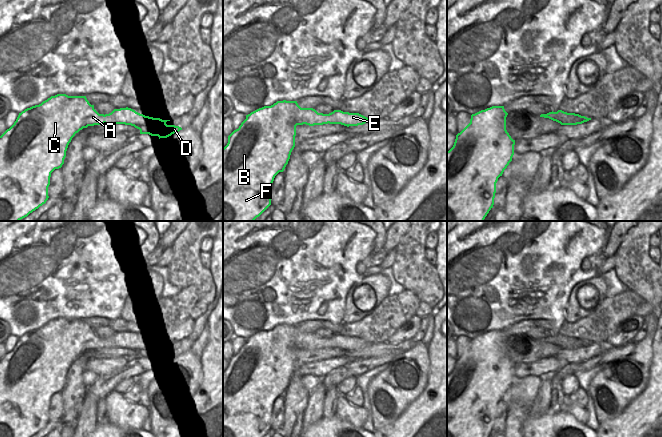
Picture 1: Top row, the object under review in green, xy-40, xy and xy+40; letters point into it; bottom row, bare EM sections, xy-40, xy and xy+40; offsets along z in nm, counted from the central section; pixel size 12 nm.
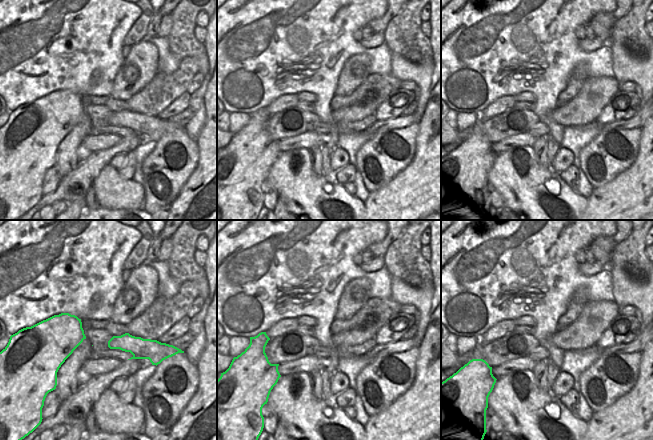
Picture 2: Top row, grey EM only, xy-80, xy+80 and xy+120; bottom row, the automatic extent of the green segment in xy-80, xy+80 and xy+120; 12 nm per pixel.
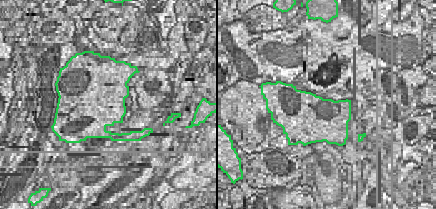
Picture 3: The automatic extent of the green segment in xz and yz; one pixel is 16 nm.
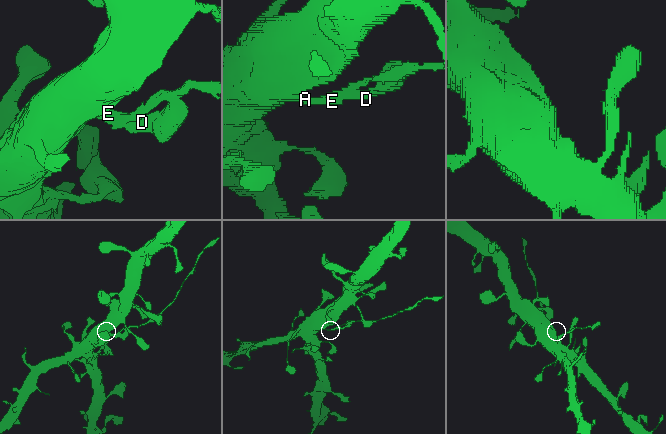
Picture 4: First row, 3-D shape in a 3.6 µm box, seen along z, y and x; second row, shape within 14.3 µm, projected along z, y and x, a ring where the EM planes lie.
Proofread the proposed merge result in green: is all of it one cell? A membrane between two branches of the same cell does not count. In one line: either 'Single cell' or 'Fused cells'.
Fused cells.

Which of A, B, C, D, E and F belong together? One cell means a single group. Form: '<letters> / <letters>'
A B C F / D E

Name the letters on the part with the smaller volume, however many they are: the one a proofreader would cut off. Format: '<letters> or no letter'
D, E

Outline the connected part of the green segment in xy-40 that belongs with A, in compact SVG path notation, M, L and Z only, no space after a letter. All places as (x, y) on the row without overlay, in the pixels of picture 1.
M57 318L39 329L19 337L14 348L0 360L0 437L32 437L48 424L51 397L64 388L66 375L72 362L83 352L104 348L104 338L99 338L86 320Z

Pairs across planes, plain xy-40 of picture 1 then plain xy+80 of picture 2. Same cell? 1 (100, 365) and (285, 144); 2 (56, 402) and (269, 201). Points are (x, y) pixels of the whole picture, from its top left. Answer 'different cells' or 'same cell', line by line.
1: same cell
2: same cell

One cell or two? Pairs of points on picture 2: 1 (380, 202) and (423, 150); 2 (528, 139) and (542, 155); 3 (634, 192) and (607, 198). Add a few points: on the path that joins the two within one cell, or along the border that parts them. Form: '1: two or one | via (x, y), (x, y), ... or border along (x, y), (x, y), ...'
1: one | via (394, 193), (423, 164)
2: two | border along (536, 138), (532, 145)
3: one | via (627, 198), (614, 198)

